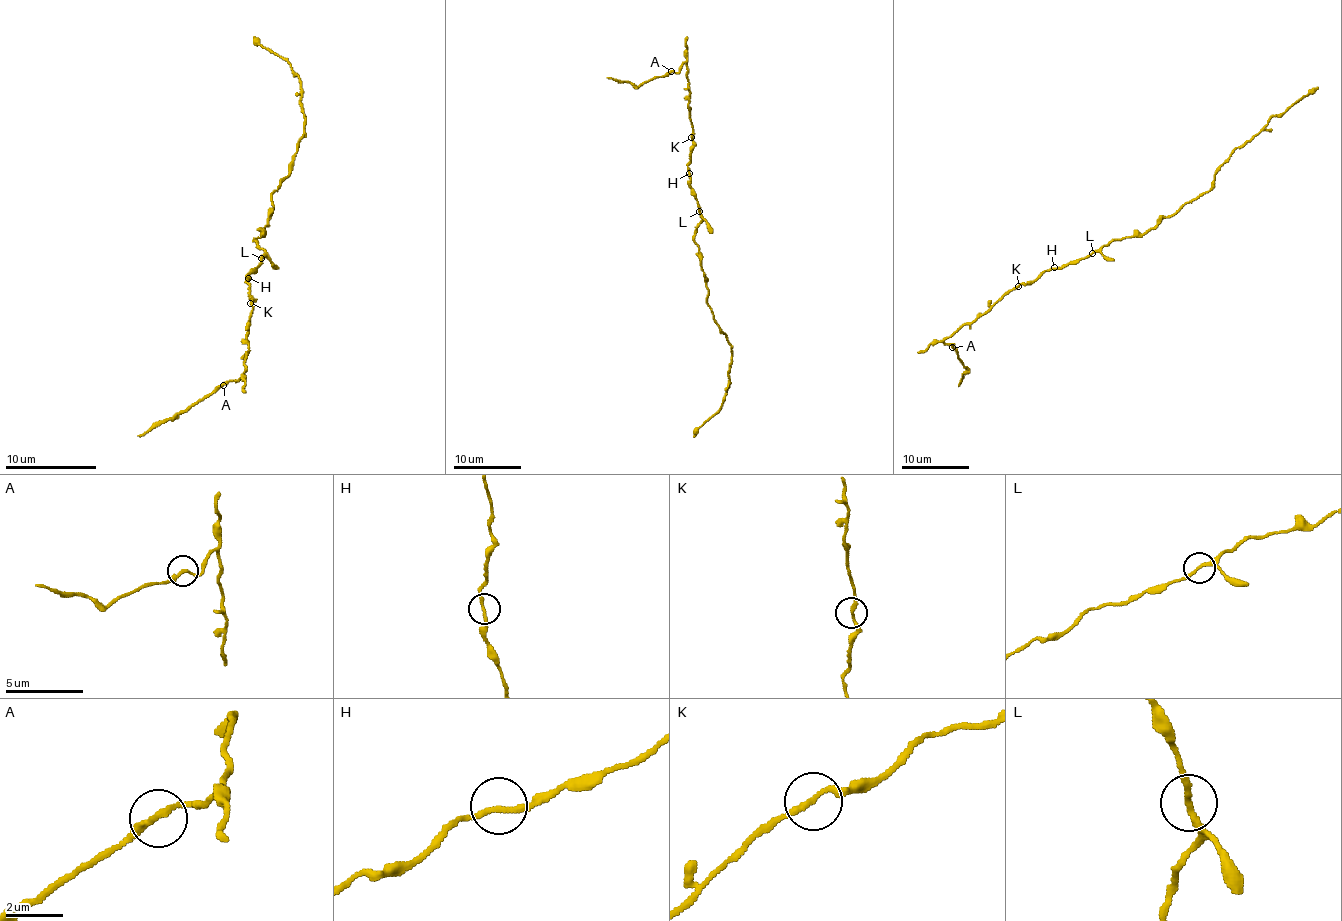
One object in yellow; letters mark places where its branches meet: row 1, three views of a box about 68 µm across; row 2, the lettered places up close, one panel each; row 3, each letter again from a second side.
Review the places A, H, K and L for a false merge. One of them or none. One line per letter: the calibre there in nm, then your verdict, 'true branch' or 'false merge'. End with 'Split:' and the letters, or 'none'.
A: calibre 200 nm; true branch
H: calibre 200 nm; true branch
K: calibre 190 nm; true branch
L: calibre 200 nm; false merge
Split: L

